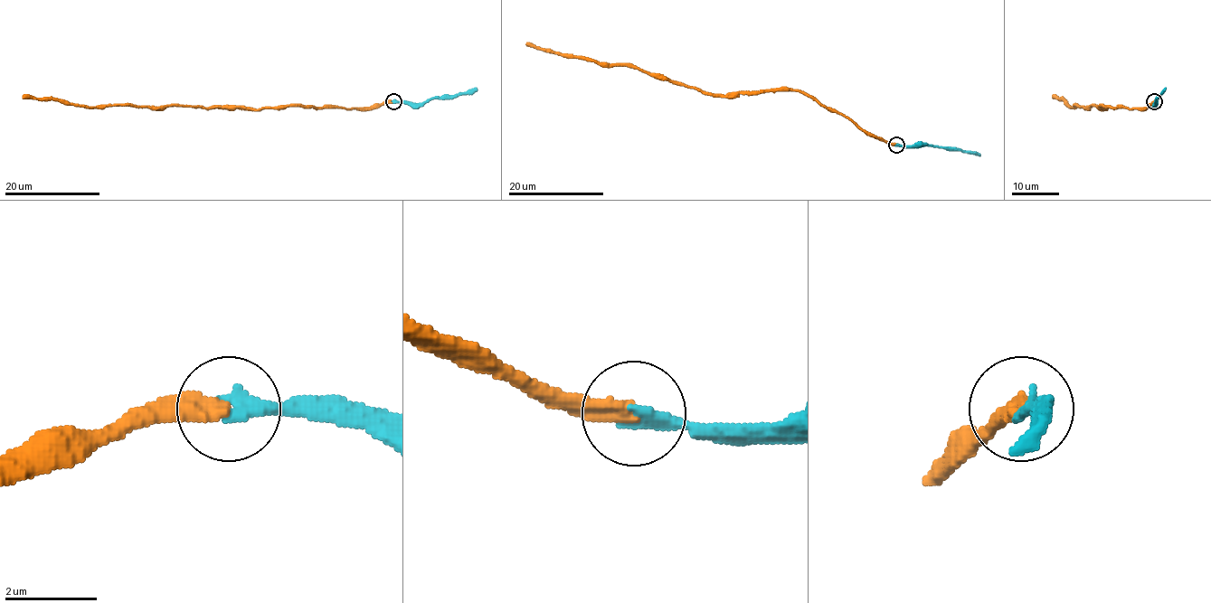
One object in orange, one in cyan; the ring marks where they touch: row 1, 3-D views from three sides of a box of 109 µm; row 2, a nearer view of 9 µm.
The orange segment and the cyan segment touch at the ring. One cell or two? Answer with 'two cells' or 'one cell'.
one cell

